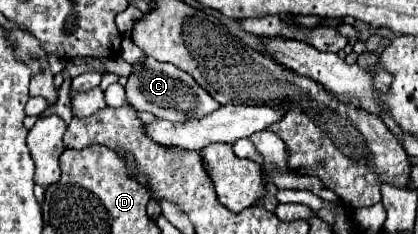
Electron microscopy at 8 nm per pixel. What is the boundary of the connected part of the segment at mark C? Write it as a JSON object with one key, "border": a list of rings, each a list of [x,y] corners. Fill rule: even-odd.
{"border":[[[146,58],[144,64],[134,64],[134,72],[126,84],[126,96],[136,110],[146,110],[154,116],[166,116],[166,120],[186,120],[188,116],[204,116],[218,108],[218,102],[194,82],[194,78],[172,64]]]}

